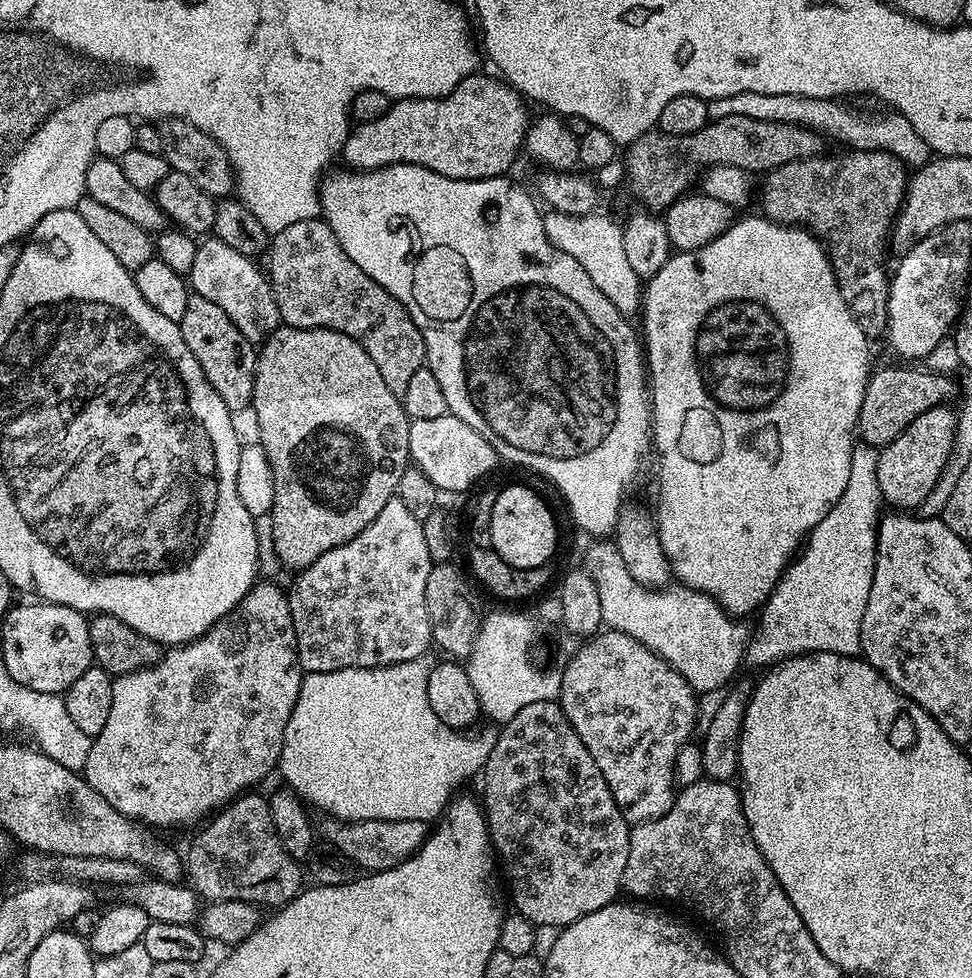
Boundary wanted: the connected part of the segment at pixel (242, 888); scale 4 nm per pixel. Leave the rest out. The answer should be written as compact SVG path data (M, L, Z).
M241 794L223 805L203 825L205 828L193 838L192 845L188 848L188 856L186 852L186 880L191 887L195 888L196 895L208 902L241 900L257 906L265 906L264 904L283 906L301 891L300 872L302 876L302 868L282 846L274 830L274 818L270 814L267 799L263 795L261 797L248 795L252 794Z

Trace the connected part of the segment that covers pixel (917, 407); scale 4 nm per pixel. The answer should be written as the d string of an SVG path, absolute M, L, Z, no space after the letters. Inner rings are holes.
M915 367L880 368L871 373L866 386L866 394L862 398L862 410L858 425L858 436L871 448L882 450L894 438L898 438L908 429L910 422L918 418L918 414L926 414L926 410L934 410L949 403L948 399L956 392L953 377L931 370L915 372Z

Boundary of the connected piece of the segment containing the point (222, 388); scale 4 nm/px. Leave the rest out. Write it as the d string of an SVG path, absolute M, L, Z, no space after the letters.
M197 294L189 295L186 314L182 314L178 323L186 346L190 346L190 354L198 358L198 366L202 366L210 386L218 390L222 402L226 402L232 412L249 407L254 390L252 376L256 373L257 349L254 344L242 336L221 306Z

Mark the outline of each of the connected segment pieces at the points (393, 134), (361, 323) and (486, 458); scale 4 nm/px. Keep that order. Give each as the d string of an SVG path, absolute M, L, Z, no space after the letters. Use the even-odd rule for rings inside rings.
M470 75L458 82L453 92L438 98L412 96L408 100L389 103L382 118L356 124L349 131L342 149L342 160L344 156L348 163L345 165L352 170L385 168L391 164L413 164L455 180L485 180L511 173L512 163L515 162L516 155L521 155L524 147L524 133L528 130L530 115L524 109L524 97L511 84L492 76Z
M324 219L290 222L277 232L266 253L266 277L281 321L289 328L329 328L354 338L382 370L386 386L402 398L414 370L426 364L424 339L402 302L350 262L350 254L338 246L334 230Z
M451 414L411 421L408 427L408 452L414 467L426 474L426 478L430 478L441 493L466 491L498 463L496 451L490 442L486 442L486 438L482 438L474 426L466 426L462 418Z

